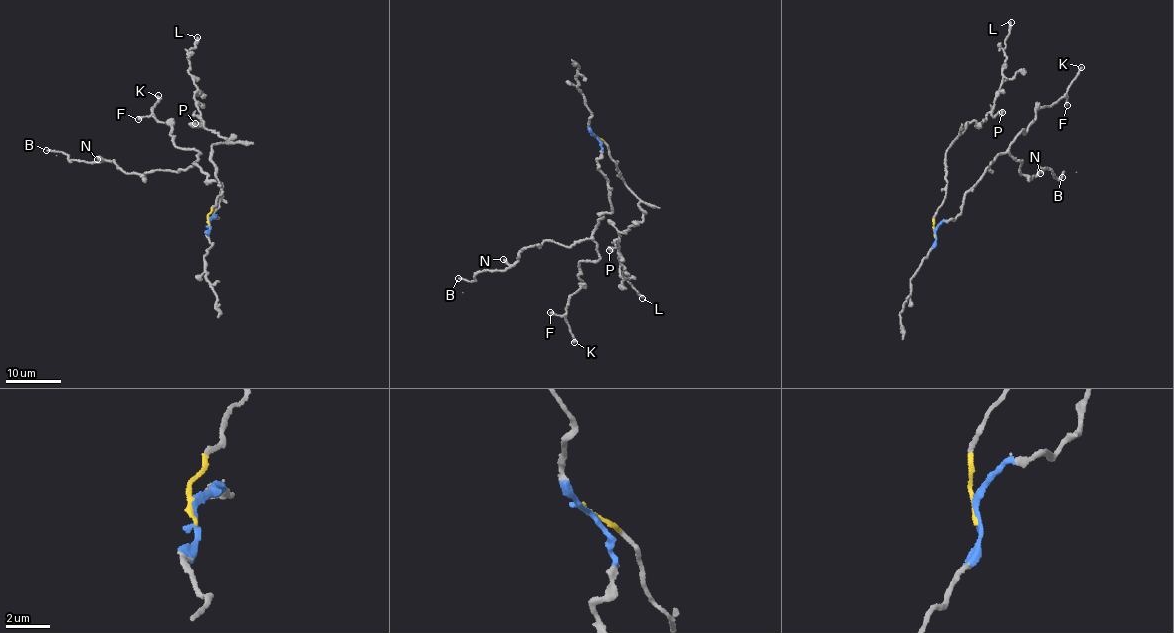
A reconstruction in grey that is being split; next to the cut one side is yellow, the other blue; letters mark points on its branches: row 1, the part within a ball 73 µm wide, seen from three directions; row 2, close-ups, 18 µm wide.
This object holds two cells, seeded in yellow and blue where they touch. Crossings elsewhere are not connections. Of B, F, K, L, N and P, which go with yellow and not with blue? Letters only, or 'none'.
L, P

